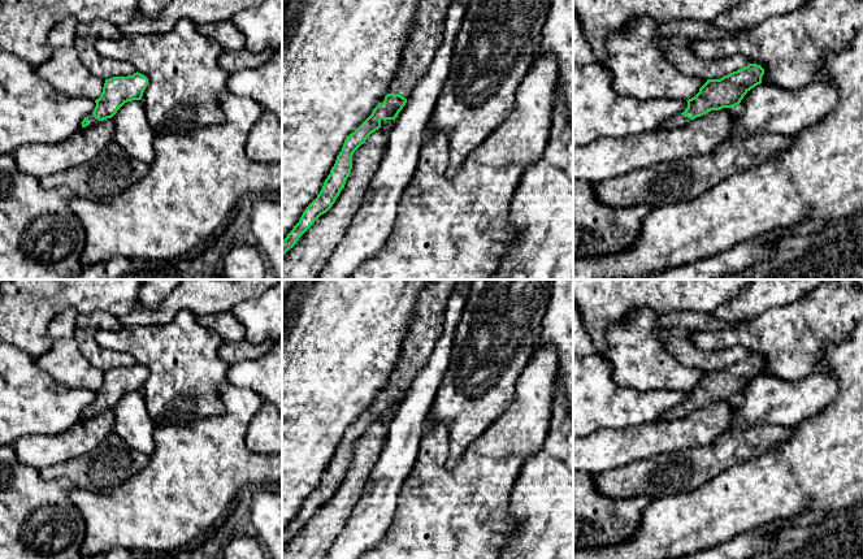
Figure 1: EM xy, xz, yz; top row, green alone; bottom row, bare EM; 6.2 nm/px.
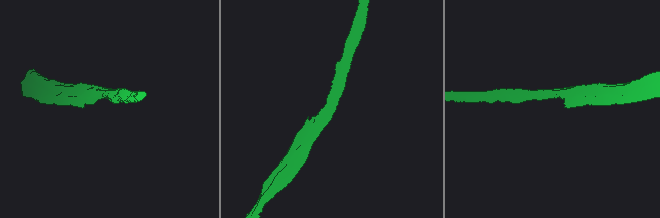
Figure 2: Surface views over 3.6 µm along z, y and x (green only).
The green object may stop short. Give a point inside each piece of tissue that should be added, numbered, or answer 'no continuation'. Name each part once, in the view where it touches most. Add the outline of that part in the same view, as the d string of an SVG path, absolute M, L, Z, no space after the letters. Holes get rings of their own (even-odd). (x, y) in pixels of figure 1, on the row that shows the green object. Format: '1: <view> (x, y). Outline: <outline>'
1: xz (426, 34). Outline: M421 0L409 39L387 94L408 99L419 79L426 73L443 38L443 25L452 0Z

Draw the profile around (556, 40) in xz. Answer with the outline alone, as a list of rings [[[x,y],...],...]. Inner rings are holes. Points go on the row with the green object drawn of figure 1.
[[[551,0],[537,55],[550,55],[558,64],[558,84],[573,121],[573,0]]]

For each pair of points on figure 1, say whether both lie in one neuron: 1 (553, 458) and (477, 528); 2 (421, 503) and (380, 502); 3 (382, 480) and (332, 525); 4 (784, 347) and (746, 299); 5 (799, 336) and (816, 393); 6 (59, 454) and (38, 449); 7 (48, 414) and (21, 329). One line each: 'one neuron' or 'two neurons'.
1: two neurons
2: two neurons
3: two neurons
4: two neurons
5: two neurons
6: one neuron
7: two neurons

